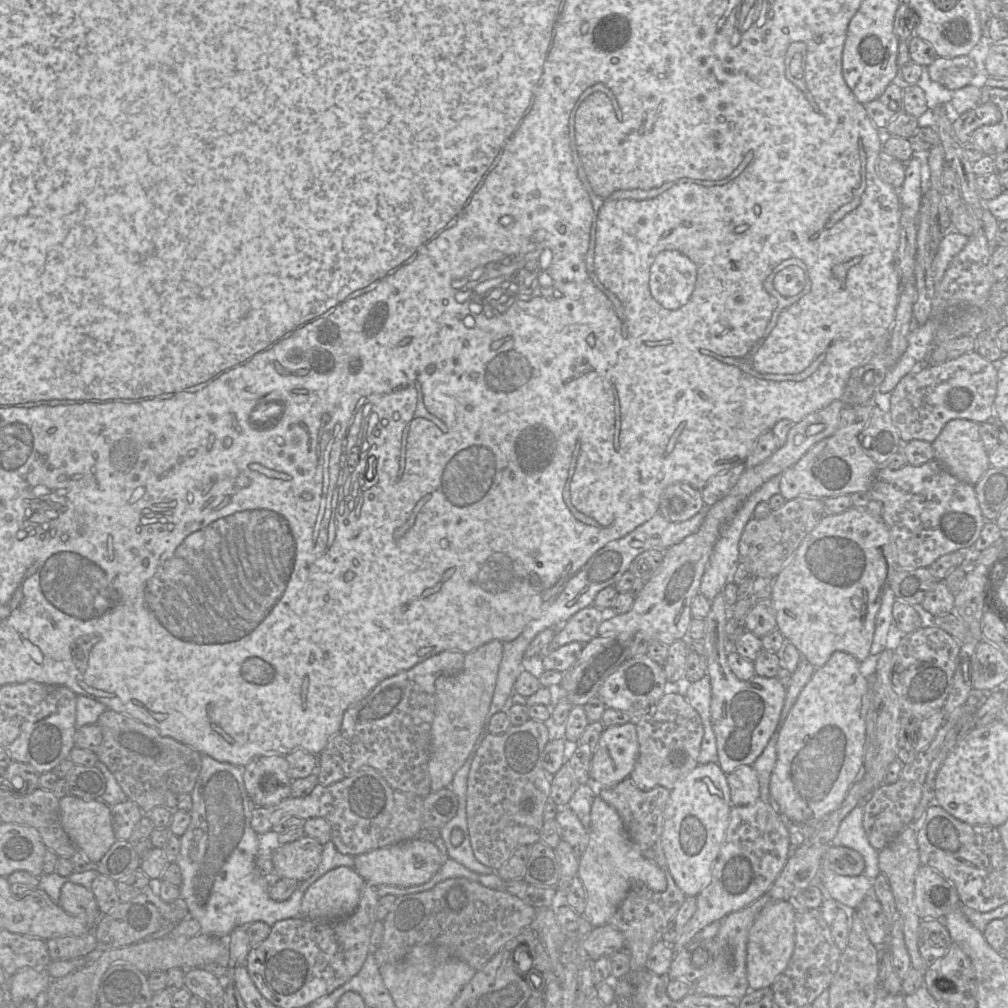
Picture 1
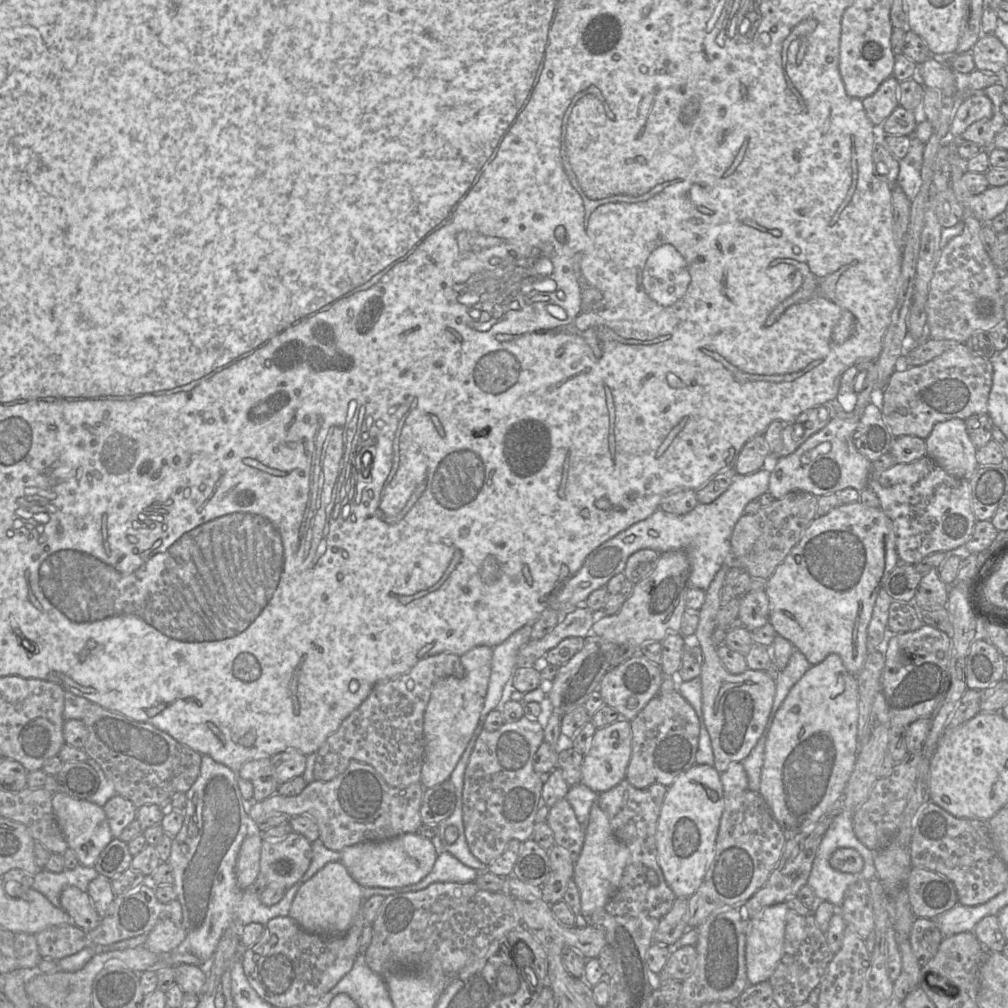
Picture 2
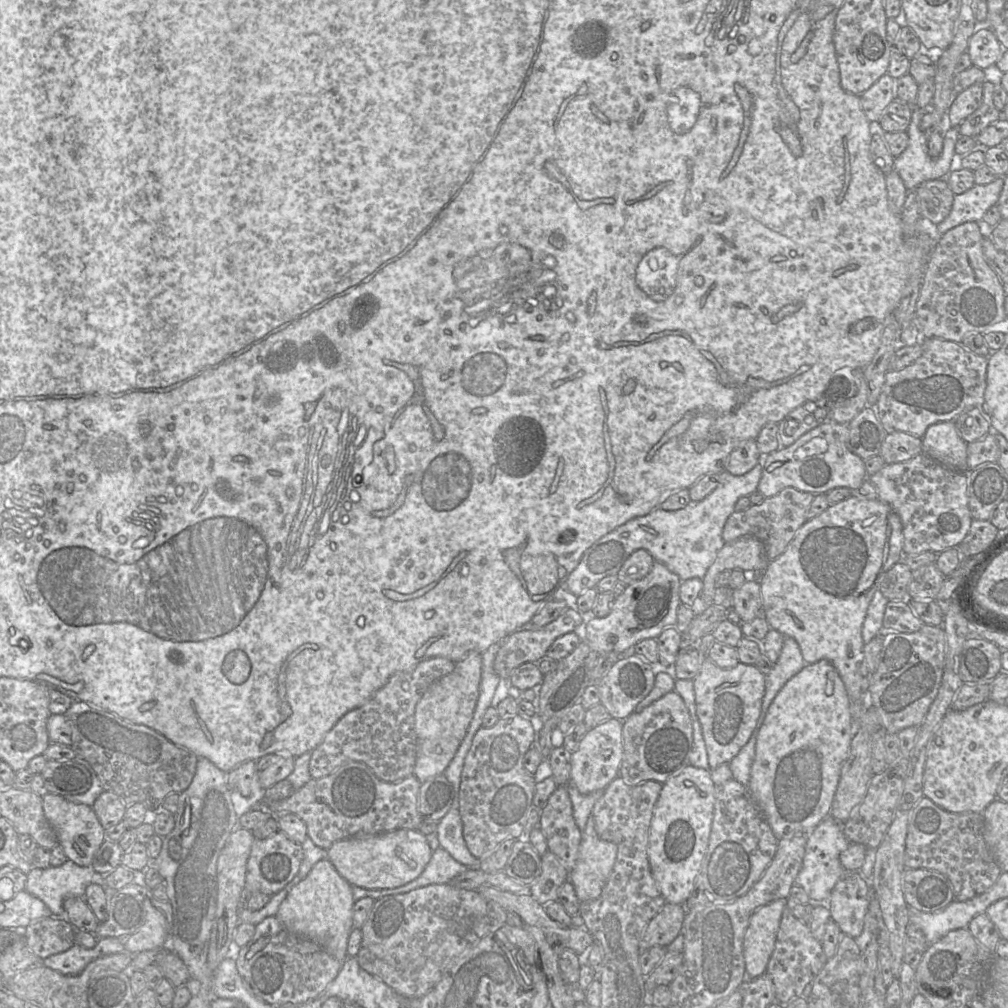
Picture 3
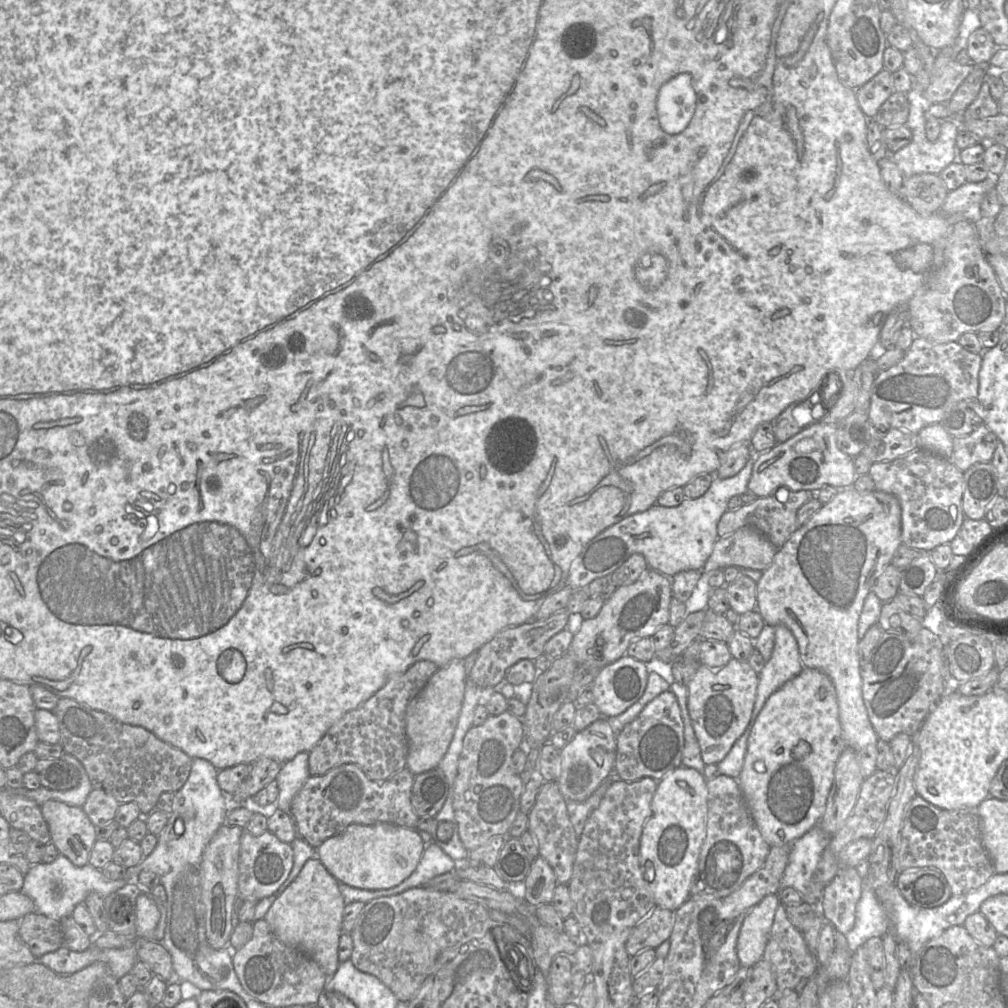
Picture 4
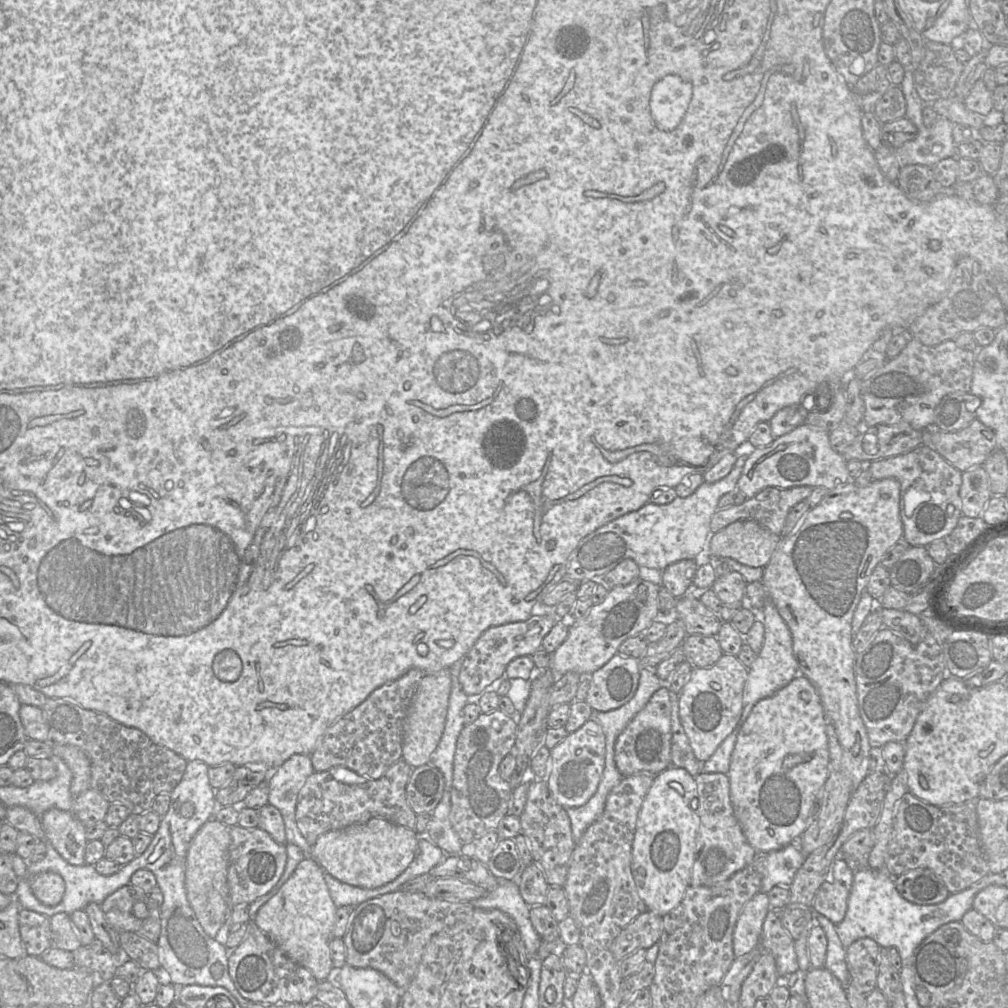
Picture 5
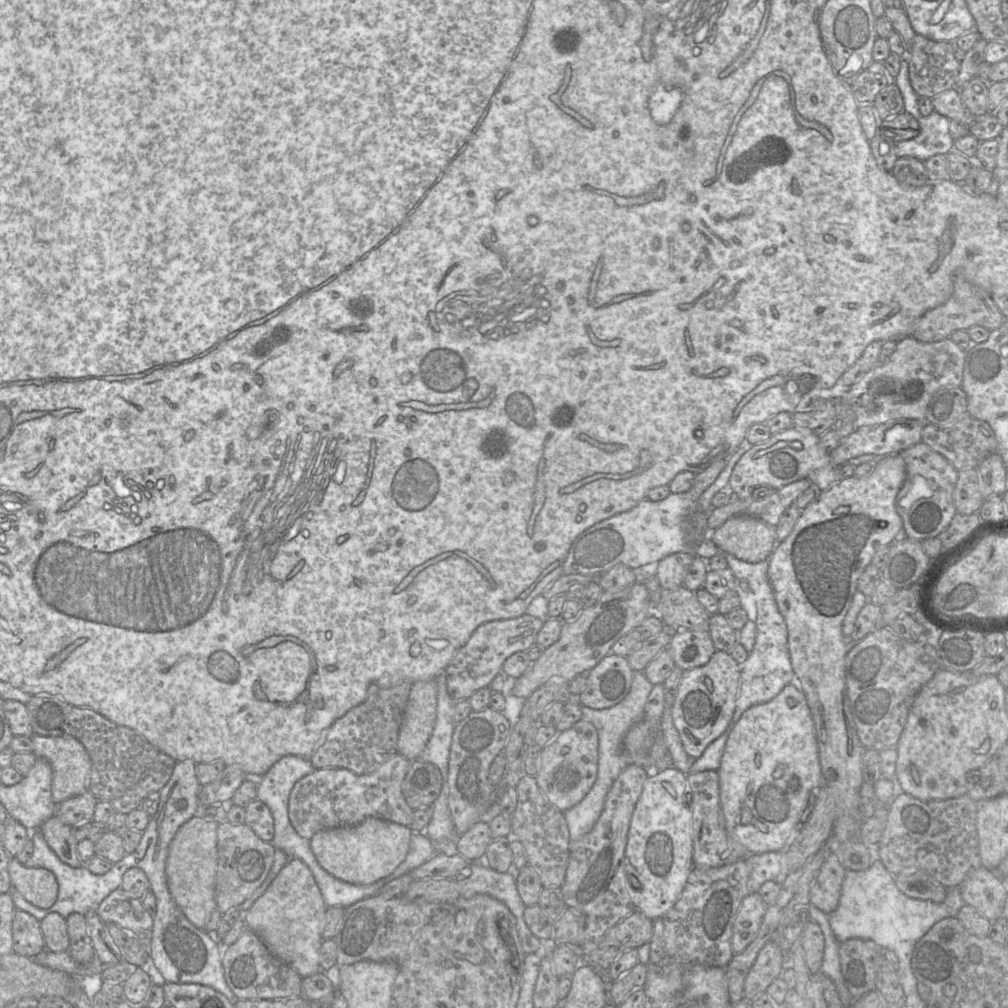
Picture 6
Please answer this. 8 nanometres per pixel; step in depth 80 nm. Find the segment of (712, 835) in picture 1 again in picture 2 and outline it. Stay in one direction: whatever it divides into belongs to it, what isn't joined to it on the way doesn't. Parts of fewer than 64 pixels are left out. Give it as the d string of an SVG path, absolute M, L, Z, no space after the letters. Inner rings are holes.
M695 764L667 788L656 830L657 859L677 898L689 898L700 887L716 847L725 793L714 766Z

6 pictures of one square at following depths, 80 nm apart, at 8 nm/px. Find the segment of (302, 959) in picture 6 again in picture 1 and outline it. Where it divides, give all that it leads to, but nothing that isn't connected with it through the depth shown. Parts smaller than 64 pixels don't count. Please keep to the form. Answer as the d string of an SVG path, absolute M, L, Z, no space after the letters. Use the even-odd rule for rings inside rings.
M339 866L311 884L301 902L301 915L314 921L338 921L356 909L364 879L354 868Z

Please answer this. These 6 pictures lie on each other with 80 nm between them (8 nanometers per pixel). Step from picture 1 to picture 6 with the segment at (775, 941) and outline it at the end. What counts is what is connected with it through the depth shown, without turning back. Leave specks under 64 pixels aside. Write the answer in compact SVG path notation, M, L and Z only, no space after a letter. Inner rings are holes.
M757 891L749 893L742 899L732 929L731 948L733 954L743 952L755 939L766 908L767 905Z

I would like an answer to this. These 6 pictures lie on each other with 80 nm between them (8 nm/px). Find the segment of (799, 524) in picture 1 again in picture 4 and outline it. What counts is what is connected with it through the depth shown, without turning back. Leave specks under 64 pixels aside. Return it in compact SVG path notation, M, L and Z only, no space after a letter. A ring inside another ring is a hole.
M780 487L769 496L759 497L754 502L736 510L727 510L717 525L718 538L727 536L742 527L752 527L765 535L779 549L798 529L798 509L812 498L813 492L810 490L792 491L787 487Z

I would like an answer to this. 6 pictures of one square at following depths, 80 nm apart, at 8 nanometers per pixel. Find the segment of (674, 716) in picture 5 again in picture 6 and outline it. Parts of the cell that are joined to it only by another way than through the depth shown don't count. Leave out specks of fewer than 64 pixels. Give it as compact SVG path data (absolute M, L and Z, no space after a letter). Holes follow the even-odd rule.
M674 701L669 705L669 707L666 707L663 710L661 731L667 745L672 765L687 775L690 773L690 767L694 758L691 758L684 750L679 733L674 726L672 718L673 704Z

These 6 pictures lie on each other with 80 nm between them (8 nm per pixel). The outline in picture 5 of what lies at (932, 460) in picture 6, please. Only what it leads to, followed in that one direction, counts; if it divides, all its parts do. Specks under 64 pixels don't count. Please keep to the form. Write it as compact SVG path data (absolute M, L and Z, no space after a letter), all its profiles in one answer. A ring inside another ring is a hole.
M921 444L911 452L889 458L873 461L869 465L869 471L874 480L892 478L900 483L900 517L903 523L903 540L909 546L927 547L930 543L944 539L956 527L961 513L961 500L959 496L962 484L962 473L948 463L939 453L930 447ZM923 482L923 490L929 493L930 500L920 503L911 516L907 516L904 509L904 498L910 487L918 487Z

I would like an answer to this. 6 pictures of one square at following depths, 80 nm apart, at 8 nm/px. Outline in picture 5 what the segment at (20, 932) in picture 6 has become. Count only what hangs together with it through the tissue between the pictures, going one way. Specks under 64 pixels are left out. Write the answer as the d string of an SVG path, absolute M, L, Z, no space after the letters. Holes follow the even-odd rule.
M21 909L19 930L27 955L38 957L53 947L50 918L31 910Z

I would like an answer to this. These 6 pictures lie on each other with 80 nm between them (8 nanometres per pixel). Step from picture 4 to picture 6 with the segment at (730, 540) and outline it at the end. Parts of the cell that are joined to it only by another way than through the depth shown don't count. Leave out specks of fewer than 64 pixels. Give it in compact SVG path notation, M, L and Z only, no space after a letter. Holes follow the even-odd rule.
M747 515L729 518L711 532L711 540L721 550L748 563L769 558L778 543L775 526Z

